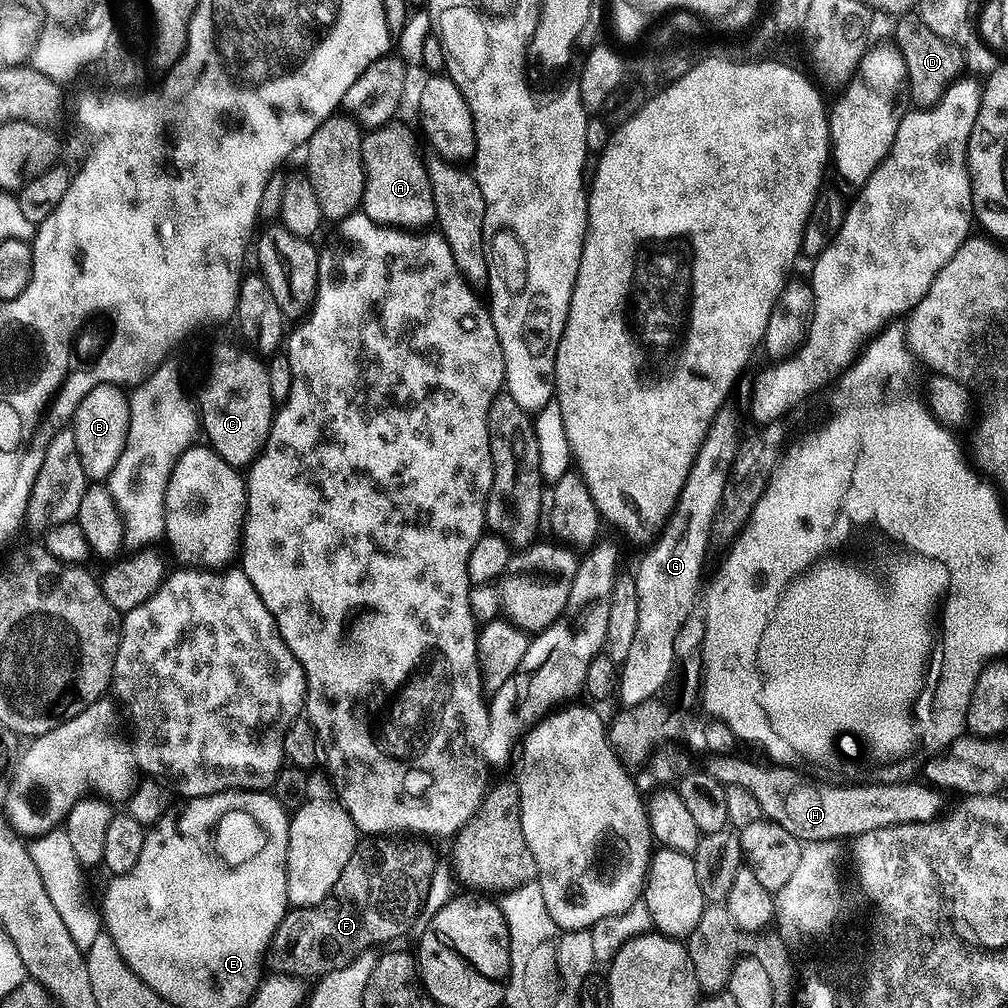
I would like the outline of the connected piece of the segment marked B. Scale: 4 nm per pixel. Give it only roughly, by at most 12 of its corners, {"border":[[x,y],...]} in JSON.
{"border":[[99,383],[71,430],[89,481],[105,481],[129,432],[129,395]]}

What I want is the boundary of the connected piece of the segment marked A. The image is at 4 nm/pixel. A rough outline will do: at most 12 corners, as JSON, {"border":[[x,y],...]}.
{"border":[[401,122],[362,142],[362,210],[424,230],[434,194],[417,133]]}

